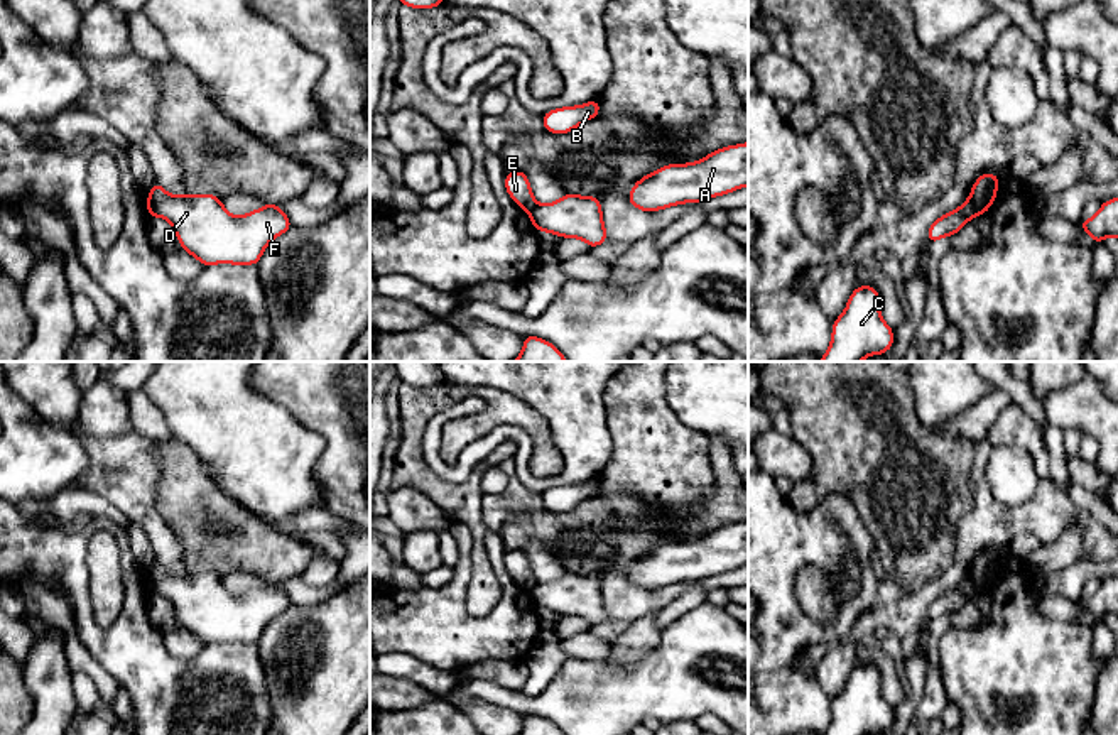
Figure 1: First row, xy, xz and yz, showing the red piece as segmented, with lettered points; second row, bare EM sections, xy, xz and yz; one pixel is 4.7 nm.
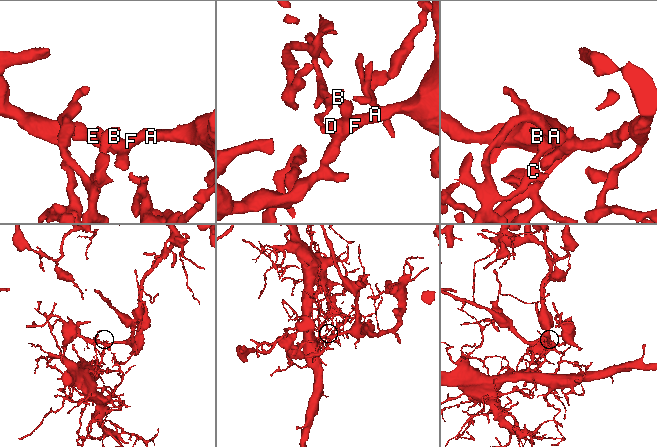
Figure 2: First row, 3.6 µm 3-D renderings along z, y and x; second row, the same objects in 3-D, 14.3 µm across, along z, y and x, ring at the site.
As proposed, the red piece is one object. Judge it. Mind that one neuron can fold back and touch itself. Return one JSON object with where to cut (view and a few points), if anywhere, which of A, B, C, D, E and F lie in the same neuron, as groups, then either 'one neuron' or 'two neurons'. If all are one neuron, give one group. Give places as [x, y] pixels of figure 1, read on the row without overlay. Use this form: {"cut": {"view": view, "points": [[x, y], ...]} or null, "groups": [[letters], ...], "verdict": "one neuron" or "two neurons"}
{"cut": {"view": "yz", "points": [[970, 575], [976, 592]]}, "groups": [["A", "D", "F"], ["B", "C", "E"]], "verdict": "two neurons"}

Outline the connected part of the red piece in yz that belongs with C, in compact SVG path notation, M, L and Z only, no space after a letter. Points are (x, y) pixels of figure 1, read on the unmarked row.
M858 664L846 688L833 700L831 723L824 735L883 733L893 725L893 706L880 694L880 674L873 664Z

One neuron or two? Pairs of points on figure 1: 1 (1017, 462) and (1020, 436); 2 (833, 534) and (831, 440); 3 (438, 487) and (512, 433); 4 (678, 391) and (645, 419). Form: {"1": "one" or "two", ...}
{"1": "two", "2": "two", "3": "two", "4": "two"}

